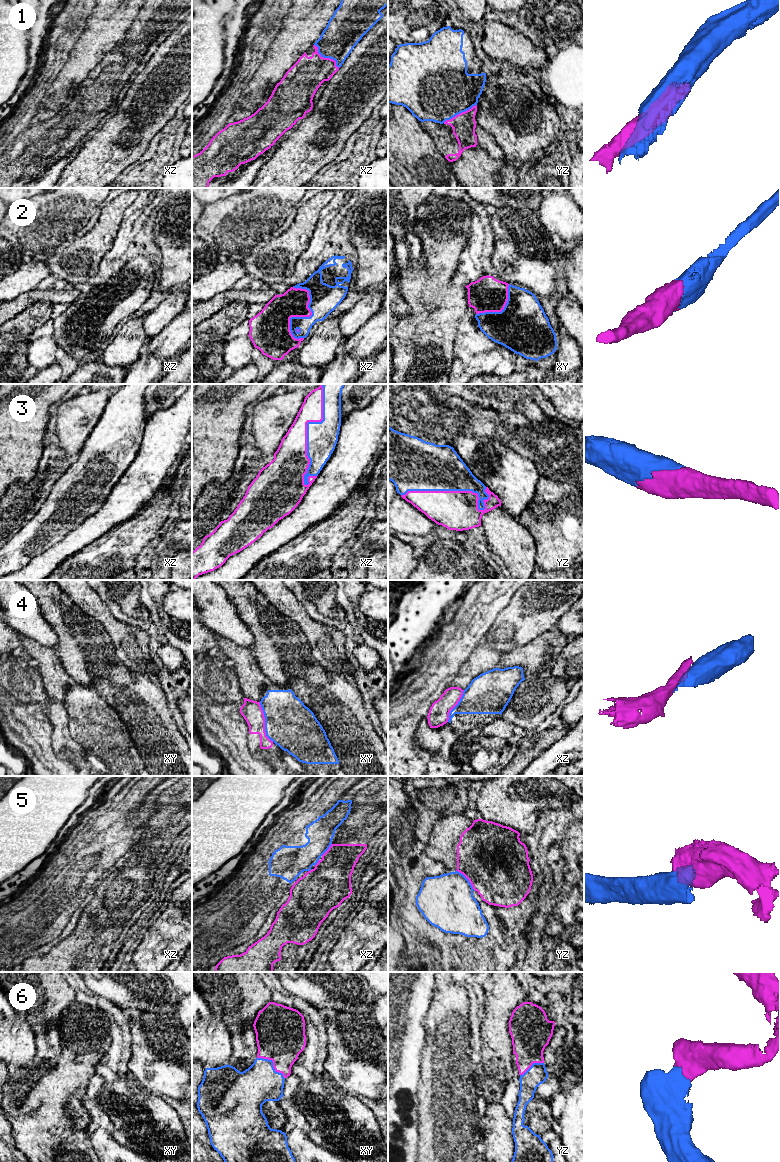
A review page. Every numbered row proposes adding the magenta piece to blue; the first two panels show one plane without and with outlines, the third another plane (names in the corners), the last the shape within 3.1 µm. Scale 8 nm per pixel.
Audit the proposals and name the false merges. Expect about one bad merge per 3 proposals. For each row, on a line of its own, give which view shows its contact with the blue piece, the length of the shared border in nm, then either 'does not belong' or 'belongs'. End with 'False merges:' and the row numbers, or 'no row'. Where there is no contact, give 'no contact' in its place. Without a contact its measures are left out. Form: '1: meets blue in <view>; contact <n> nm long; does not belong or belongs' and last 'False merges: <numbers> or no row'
1: meets blue in xz; contact 280 nm long; does not belong
2: meets blue in xz; contact 440 nm long; belongs
3: meets blue in xz; contact 800 nm long; belongs
4: meets blue in xy; contact 340 nm long; does not belong
5: meets blue in yz; contact 220 nm long; does not belong
6: meets blue in xy; contact 280 nm long; belongs
False merges: 1, 4, 5

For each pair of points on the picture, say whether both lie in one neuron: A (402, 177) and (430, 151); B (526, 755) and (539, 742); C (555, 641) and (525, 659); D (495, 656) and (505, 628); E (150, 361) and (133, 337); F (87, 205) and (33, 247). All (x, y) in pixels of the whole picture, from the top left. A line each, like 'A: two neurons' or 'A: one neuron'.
A: one neuron
B: one neuron
C: one neuron
D: two neurons
E: two neurons
F: one neuron

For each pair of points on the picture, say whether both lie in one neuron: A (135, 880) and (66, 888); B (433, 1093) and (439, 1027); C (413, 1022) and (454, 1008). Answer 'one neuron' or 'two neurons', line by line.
A: two neurons
B: one neuron
C: two neurons

